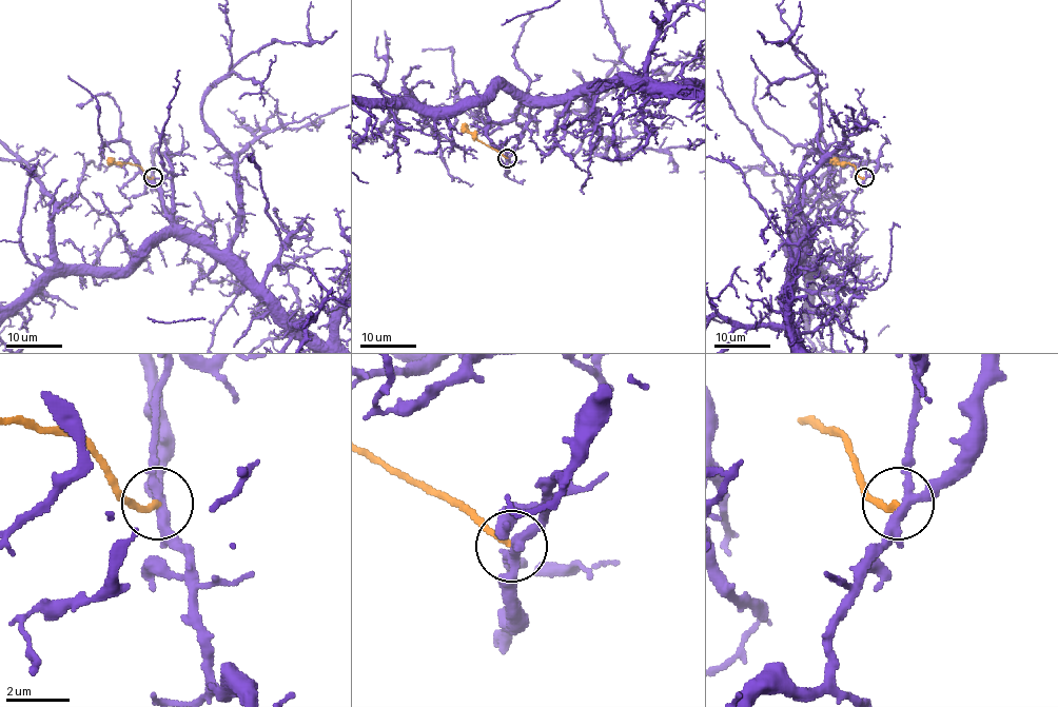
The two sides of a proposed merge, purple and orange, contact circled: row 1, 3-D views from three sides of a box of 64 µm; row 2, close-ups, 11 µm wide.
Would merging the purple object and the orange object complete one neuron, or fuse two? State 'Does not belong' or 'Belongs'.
Does not belong

